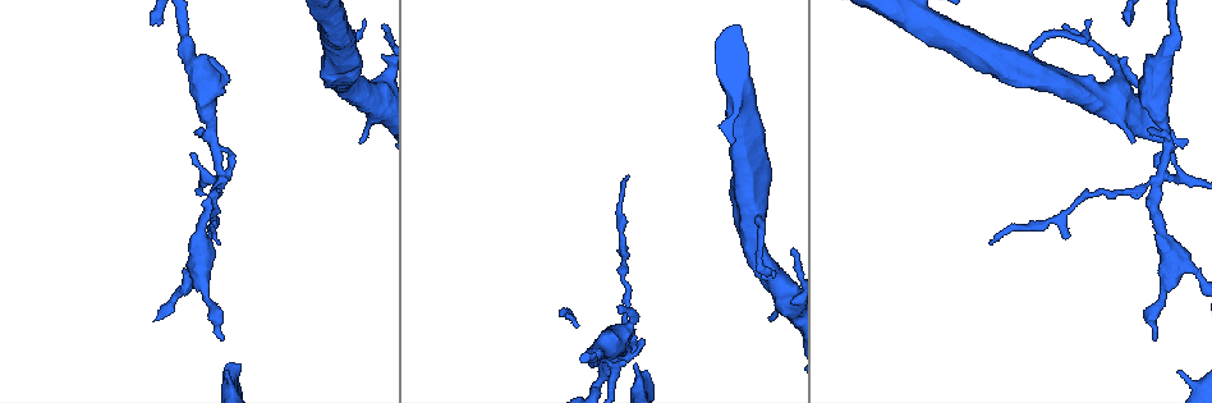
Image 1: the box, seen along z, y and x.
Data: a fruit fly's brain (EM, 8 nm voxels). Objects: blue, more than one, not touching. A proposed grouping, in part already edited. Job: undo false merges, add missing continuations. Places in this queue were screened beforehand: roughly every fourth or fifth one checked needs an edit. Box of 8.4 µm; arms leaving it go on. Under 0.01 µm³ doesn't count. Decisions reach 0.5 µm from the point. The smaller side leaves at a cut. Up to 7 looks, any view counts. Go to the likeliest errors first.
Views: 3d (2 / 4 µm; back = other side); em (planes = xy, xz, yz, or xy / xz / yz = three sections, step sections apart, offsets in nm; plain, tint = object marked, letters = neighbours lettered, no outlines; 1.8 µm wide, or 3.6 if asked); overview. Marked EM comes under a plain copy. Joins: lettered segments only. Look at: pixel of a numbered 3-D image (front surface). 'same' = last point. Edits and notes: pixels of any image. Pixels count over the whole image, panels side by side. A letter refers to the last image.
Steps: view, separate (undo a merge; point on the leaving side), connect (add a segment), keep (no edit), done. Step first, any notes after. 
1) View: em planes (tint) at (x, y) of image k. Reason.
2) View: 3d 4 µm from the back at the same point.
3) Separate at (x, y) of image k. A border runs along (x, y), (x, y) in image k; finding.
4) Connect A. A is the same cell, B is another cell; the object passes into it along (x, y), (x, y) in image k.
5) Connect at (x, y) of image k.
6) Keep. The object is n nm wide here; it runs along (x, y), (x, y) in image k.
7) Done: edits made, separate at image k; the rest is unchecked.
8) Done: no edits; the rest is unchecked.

View: em planes (letters) at (1180, 374) of image 1. Free end.

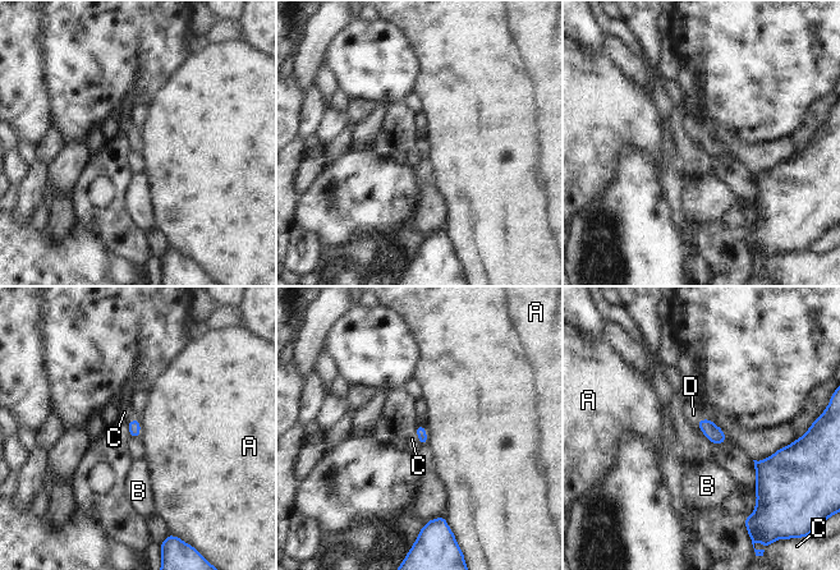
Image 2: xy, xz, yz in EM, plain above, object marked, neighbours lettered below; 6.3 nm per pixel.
Connect D. D is the same cell, A, B and C are other cells; the object passes into it along (711, 431), (701, 419), (693, 414) in image 2; the neuron continues.

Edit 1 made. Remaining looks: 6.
View: 3d 4 µm at (1029, 56) of image 1. Calibre changes.

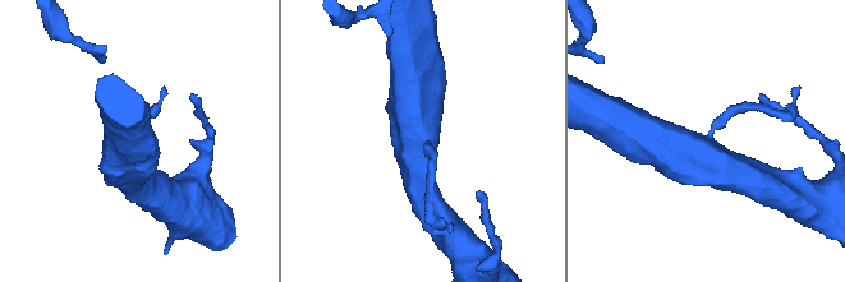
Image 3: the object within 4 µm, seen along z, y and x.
View: em 3.6 µm xz step 8 (tint) at (710, 141) of image 3. 3 arms meet here; the arms are 160, 440, 550 nm wide; now the EM.

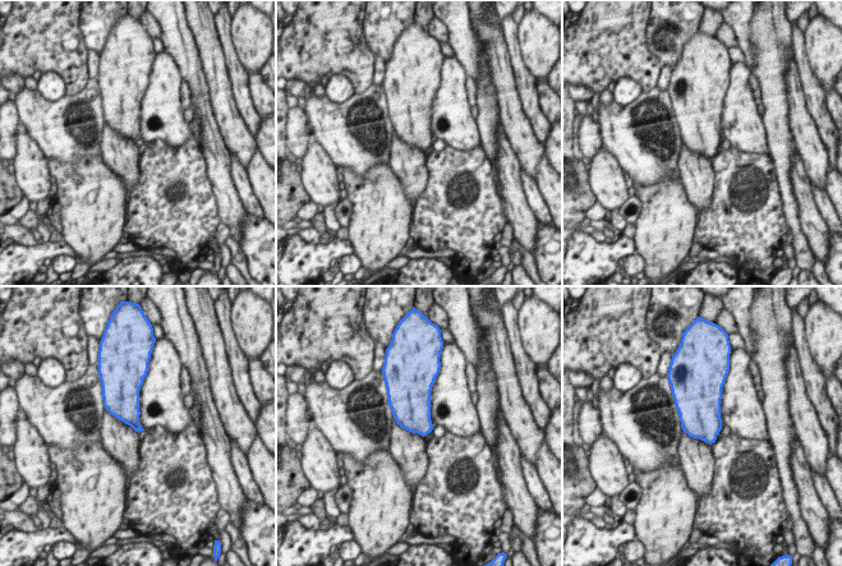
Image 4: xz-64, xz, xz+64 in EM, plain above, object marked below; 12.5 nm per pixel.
View: em 3.6 µm yz step 8 (letters) at the same point.

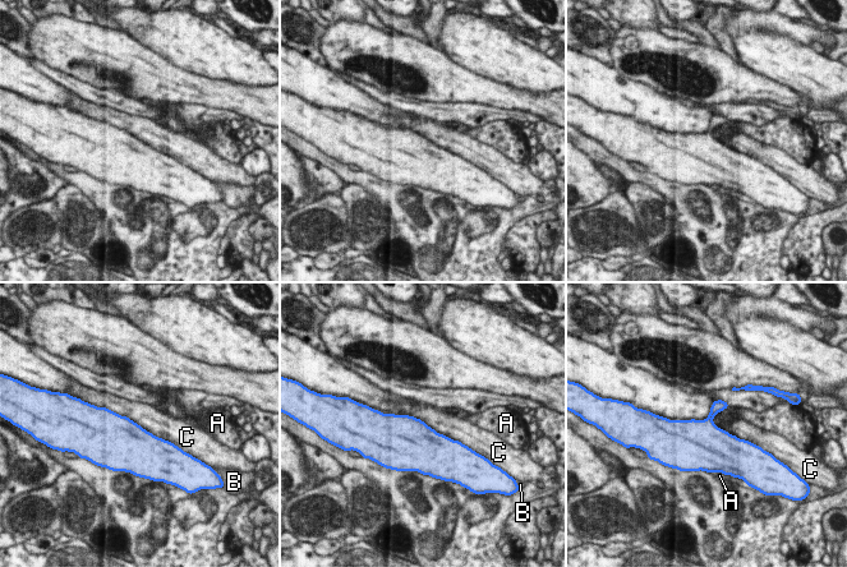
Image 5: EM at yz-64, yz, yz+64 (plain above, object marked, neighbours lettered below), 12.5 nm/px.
Keep. The longest contact is with C, 1100 nm; A, B and C are other cells; all the same neuron.

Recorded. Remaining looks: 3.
View: em planes (letters) at (1163, 137) of image 1. Thick turns thin.

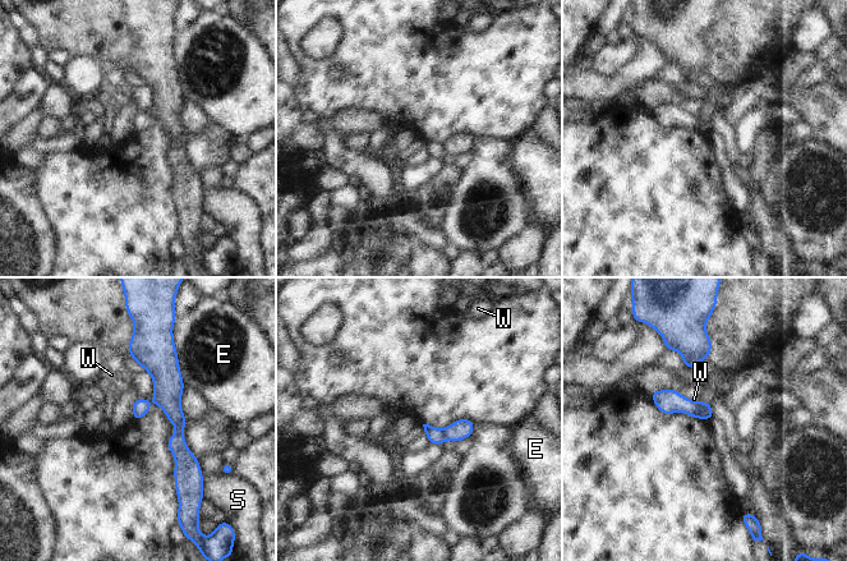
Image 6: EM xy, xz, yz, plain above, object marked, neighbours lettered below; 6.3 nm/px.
Separate at (434, 435) of image 6. E, S and W are other cells; a border runs along (441, 430), (446, 438) in image 6; two neurons meet here.

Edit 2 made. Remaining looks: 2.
Done: edits made, connect at image 2, separate at image 6; the rest is unchecked.

